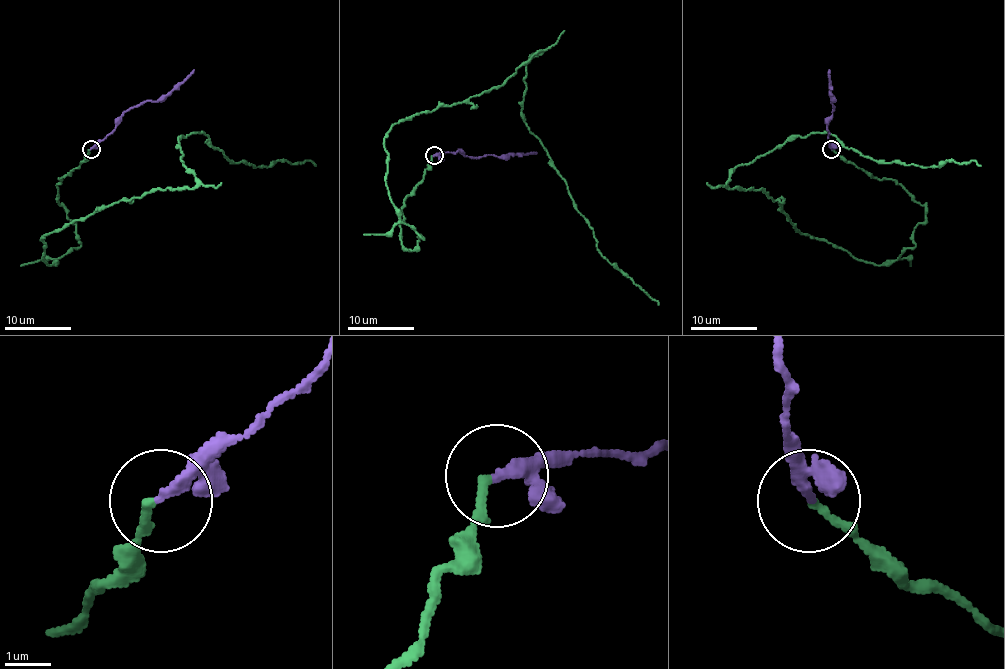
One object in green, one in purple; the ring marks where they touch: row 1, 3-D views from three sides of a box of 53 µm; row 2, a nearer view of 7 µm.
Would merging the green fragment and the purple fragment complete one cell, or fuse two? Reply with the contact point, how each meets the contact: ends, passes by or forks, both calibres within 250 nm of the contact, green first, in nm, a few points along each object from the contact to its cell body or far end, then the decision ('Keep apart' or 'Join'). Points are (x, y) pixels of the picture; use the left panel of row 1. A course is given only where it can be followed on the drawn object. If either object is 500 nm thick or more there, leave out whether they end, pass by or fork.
Place: (91, 149). At the ring green ends. At the ring purple ends. Thickness 180 nm (green) against 240 nm. Course of green: (89, 150), (58, 185), (81, 245), (48, 265), (43, 236), (193, 188), (181, 136), (316, 166). Course of purple: (91, 150), (116, 126), (116, 121), (126, 111), (146, 101), (163, 101), (194, 70). Join

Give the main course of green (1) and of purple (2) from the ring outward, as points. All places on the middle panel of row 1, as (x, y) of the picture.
1: (432, 155), (402, 208), (412, 250), (386, 133), (539, 52), (524, 122), (597, 250), (659, 305)
2: (434, 155), (459, 152), (469, 157), (537, 153)

